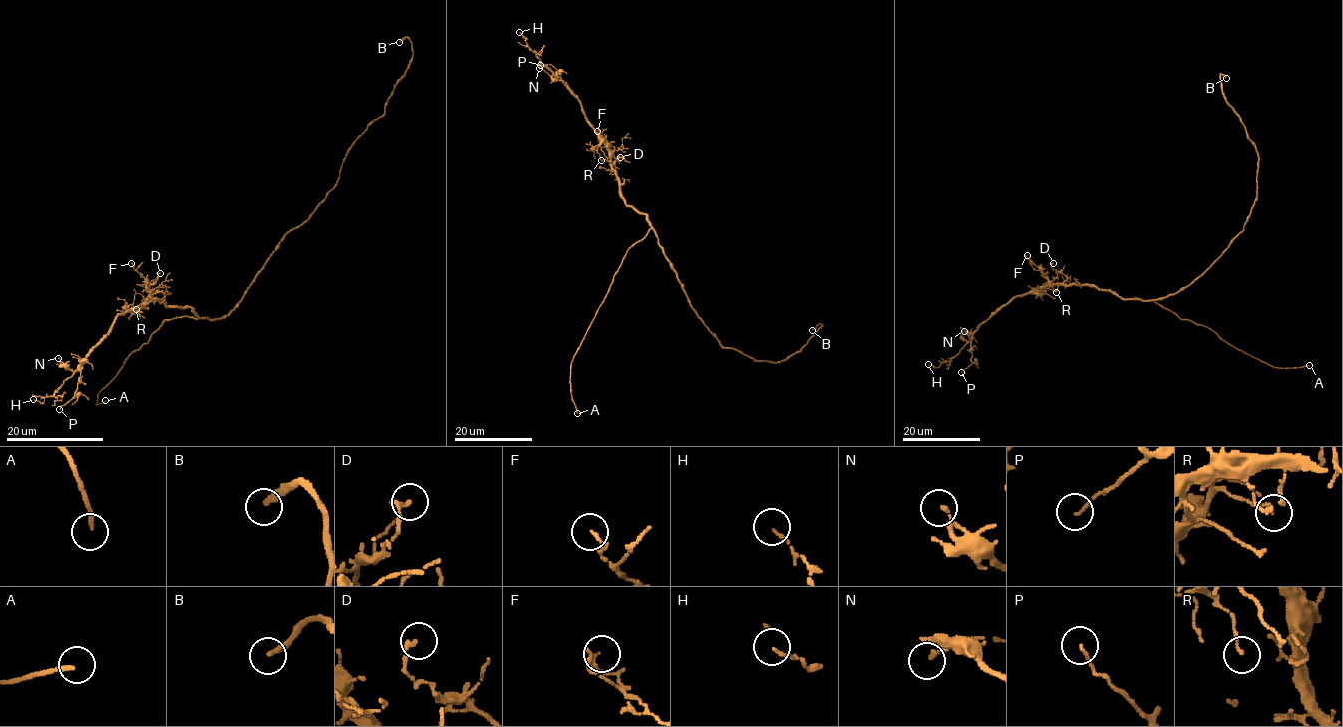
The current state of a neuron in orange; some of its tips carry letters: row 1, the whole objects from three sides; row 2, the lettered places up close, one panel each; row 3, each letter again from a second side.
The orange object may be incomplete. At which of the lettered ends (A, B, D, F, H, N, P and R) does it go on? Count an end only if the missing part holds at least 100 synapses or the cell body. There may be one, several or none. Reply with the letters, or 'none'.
A, B

